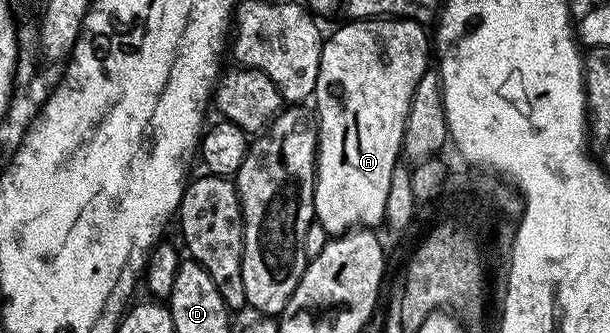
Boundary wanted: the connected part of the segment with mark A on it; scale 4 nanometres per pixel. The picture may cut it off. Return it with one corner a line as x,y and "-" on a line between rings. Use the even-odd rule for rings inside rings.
374,18
350,20
342,25
321,45
319,78
312,95
312,99
317,100
317,181
313,215
330,237
353,229
372,229
384,221
391,174
399,167
405,143
409,103
419,78
423,78
431,64
430,33
428,36
426,25
416,20

